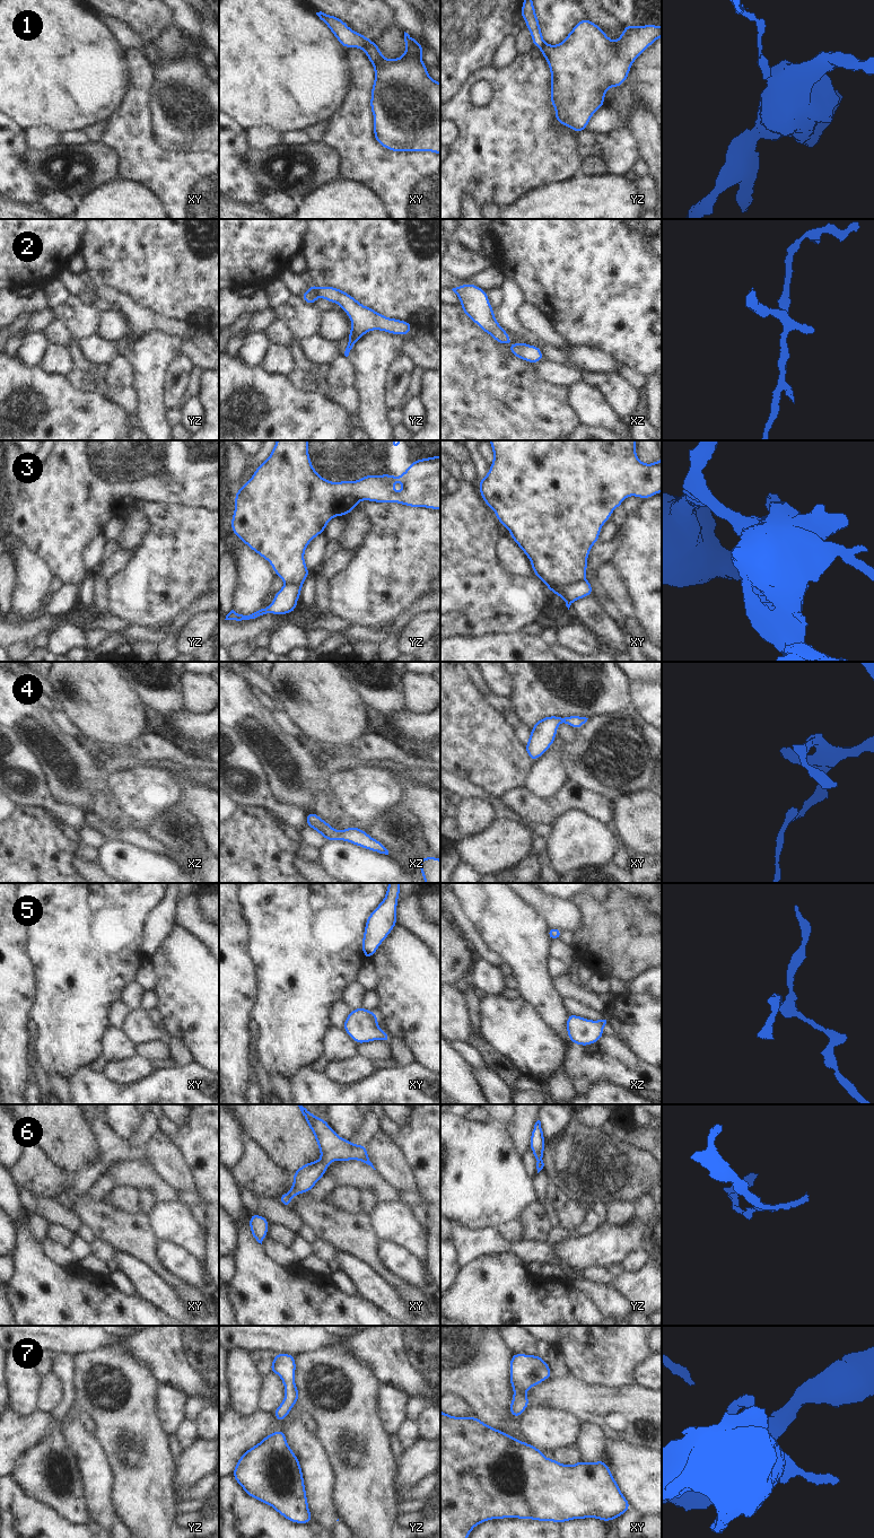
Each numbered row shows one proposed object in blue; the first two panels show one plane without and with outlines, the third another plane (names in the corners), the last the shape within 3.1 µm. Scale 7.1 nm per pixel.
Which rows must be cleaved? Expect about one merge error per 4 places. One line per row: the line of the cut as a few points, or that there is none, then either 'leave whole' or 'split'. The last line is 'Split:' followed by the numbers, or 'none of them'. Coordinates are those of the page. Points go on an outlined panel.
1: cut xy (370, 41), (363, 47); split
2: cut none; leave whole
3: cut xy (584, 578), (577, 582), (553, 585), (549, 588); split
4: cut none; leave whole
5: cut none; leave whole
6: cut none; leave whole
7: cut none; leave whole
Split: 1, 3

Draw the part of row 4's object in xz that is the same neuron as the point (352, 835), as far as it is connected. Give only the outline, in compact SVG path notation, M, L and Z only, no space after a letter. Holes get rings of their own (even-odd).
M314 812L306 813L306 824L321 833L326 841L338 839L344 840L365 849L388 855L388 850L381 841L372 838L366 833L366 831L356 827L349 827L339 832Z

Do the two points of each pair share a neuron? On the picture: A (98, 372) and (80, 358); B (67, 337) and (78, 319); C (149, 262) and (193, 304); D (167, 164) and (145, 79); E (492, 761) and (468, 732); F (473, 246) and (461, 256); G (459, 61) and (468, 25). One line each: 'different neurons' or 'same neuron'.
A: same neuron
B: different neurons
C: same neuron
D: same neuron
E: same neuron
F: different neurons
G: same neuron

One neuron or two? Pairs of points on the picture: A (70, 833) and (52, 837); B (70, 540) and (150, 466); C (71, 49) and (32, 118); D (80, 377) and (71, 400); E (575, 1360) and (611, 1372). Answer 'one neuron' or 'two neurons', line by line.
A: two neurons
B: one neuron
C: one neuron
D: two neurons
E: one neuron

